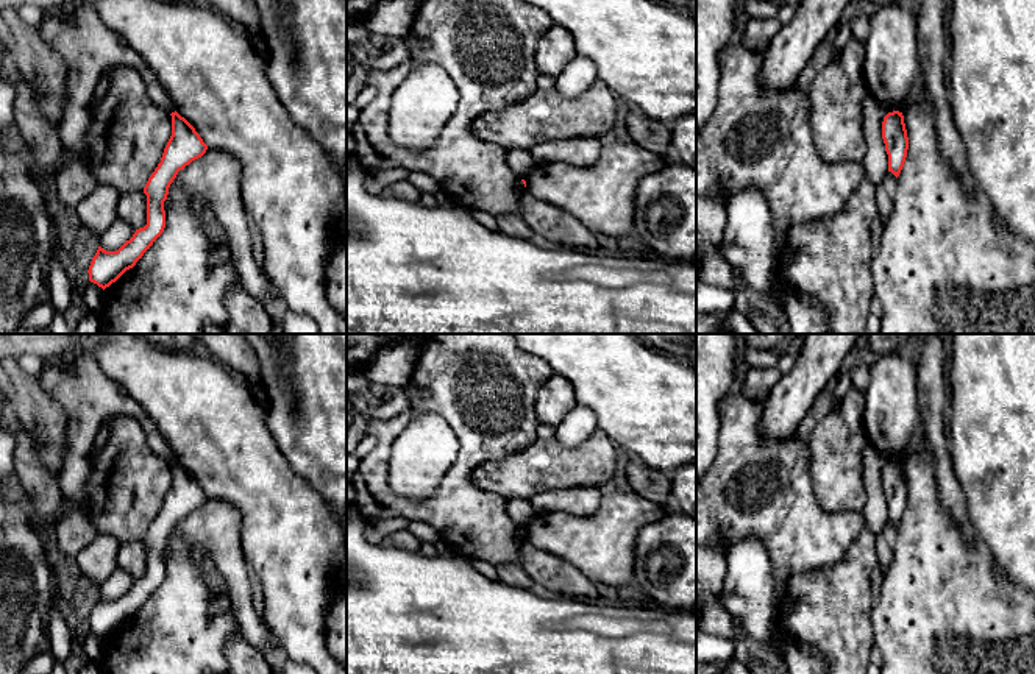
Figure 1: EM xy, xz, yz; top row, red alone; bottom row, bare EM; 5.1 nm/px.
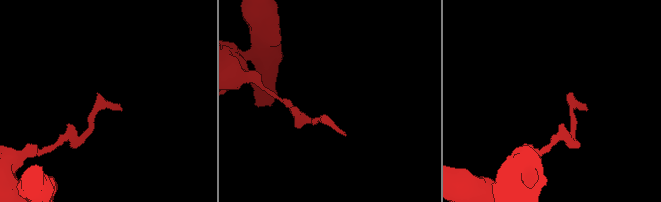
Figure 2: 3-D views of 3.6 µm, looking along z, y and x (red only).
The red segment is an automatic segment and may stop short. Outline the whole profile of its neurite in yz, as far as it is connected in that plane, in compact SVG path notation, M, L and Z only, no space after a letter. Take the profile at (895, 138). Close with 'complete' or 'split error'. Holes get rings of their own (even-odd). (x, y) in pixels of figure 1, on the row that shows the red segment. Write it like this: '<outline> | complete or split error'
M893 111L884 117L882 139L888 154L888 172L898 178L909 150L909 137L902 112Z | complete

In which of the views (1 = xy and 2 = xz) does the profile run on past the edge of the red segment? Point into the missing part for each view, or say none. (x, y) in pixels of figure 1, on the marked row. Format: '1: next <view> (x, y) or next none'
1: next none
2: next none

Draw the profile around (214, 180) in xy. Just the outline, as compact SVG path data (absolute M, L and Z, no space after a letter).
M208 147L201 158L178 172L169 190L180 186L214 214L226 234L231 261L245 292L265 304L272 298L270 281L251 250L250 218L244 208L240 181L240 162Z

